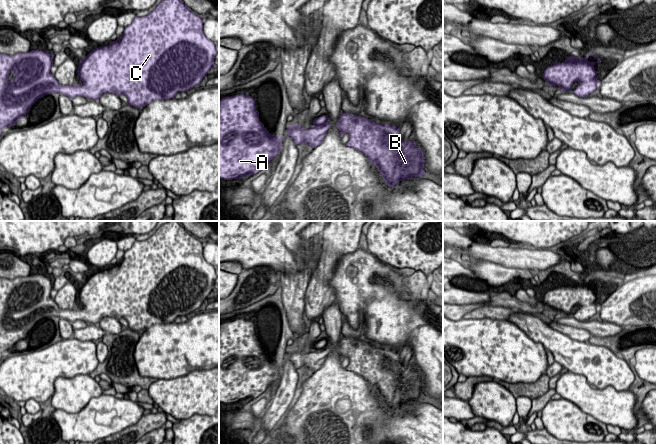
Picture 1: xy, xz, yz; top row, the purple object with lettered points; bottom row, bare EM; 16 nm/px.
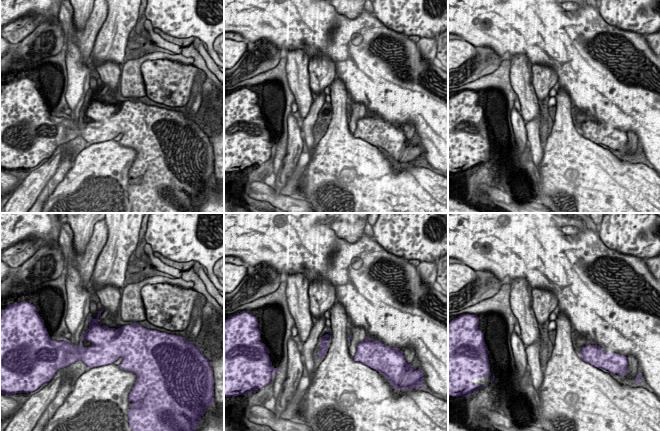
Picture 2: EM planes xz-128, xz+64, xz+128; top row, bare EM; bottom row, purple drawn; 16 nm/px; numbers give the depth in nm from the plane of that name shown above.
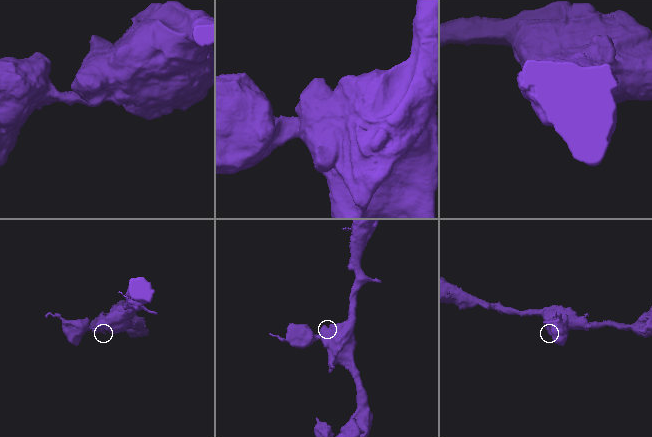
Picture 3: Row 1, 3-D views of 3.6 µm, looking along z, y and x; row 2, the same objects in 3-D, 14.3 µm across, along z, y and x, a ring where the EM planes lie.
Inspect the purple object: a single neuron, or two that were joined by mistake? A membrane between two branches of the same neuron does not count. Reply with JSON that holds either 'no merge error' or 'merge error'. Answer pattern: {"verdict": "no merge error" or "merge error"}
{"verdict": "no merge error"}

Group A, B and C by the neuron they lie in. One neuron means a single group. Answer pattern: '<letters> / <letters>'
A B C

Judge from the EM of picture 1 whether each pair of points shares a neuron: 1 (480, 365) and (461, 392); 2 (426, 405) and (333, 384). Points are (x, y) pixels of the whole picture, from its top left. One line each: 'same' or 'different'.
1: different
2: same

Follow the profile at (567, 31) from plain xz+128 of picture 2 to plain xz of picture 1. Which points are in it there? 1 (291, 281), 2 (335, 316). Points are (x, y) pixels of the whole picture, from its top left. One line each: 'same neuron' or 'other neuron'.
1: other neuron
2: other neuron

